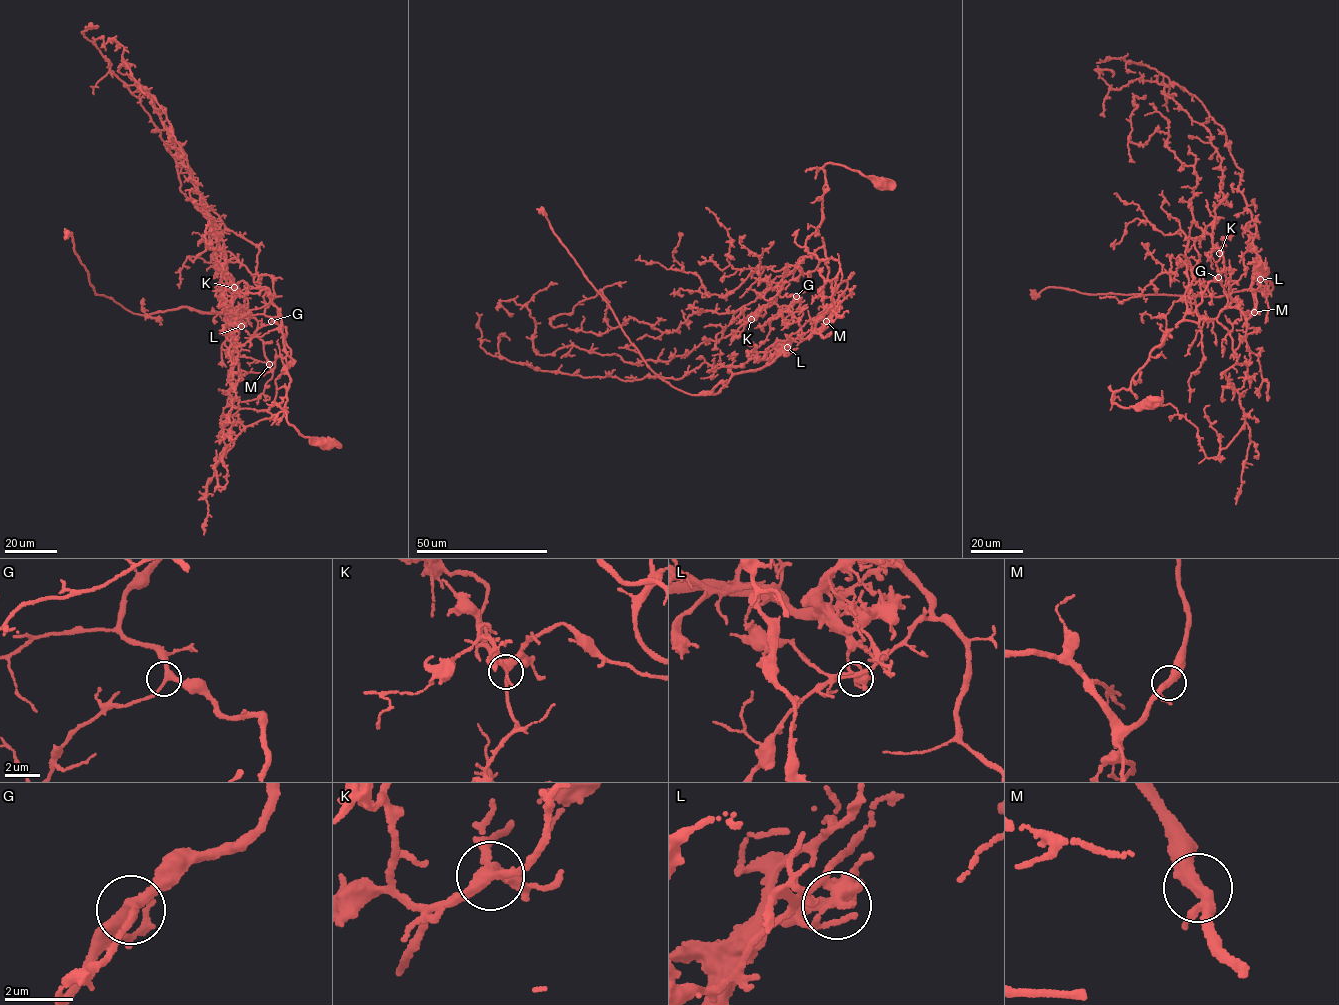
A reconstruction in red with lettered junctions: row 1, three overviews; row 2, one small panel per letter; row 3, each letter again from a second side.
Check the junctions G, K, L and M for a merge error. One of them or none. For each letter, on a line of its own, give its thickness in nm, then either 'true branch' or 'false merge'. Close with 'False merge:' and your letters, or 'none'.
G: 260 nm | true branch
K: 280 nm | true branch
L: 300 nm | false merge
M: 300 nm | true branch
False merge: L

